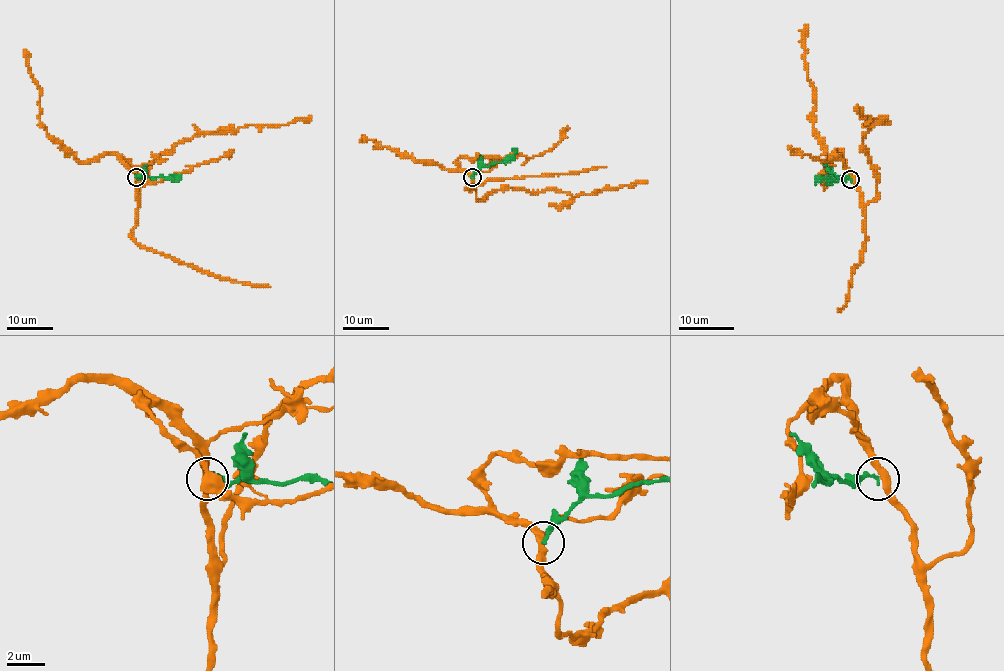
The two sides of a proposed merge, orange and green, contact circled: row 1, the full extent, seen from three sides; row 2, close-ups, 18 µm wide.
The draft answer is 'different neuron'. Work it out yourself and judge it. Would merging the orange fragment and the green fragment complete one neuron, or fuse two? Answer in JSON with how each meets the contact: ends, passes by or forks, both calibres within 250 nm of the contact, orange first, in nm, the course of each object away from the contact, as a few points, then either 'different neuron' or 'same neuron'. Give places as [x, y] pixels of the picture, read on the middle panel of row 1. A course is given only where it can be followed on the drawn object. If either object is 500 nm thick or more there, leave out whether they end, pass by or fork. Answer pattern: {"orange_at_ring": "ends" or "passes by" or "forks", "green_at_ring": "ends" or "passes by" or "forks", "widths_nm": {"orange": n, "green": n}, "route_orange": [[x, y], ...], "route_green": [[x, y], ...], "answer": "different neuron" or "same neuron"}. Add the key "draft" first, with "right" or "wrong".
{"draft": "right", "orange_at_ring": "passes by", "green_at_ring": "ends", "widths_nm": {"orange": 340, "green": 200}, "route_orange": [[472, 177], [475, 199], [496, 190], [513, 188], [536, 191], [557, 189], [573, 197], [633, 183], [646, 183]], "route_green": [[472, 177], [481, 166], [507, 162], [514, 154], [514, 148]], "answer": "different neuron"}

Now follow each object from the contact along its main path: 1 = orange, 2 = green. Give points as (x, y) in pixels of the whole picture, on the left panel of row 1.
1: (136, 176), (139, 197), (151, 163), (177, 143), (200, 134), (235, 132), (245, 125), (278, 126), (310, 116)
2: (136, 176), (178, 176), (178, 182)

